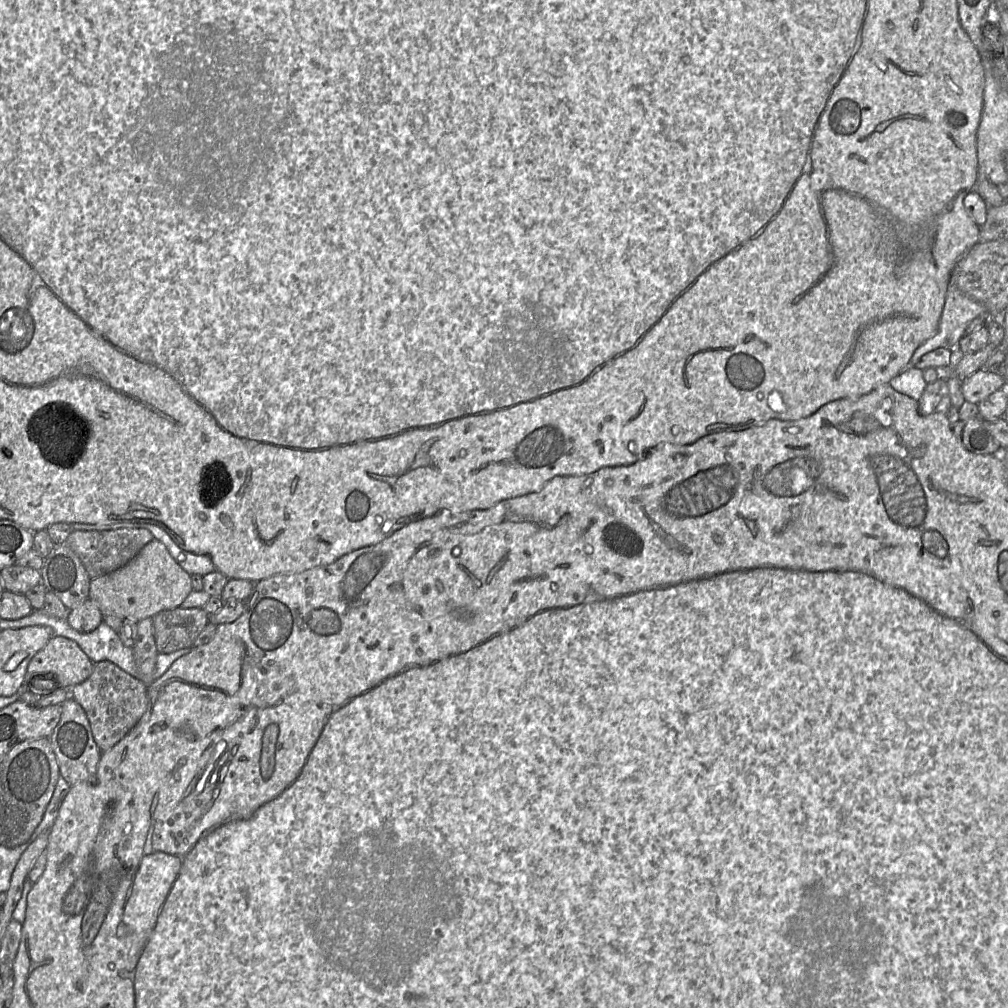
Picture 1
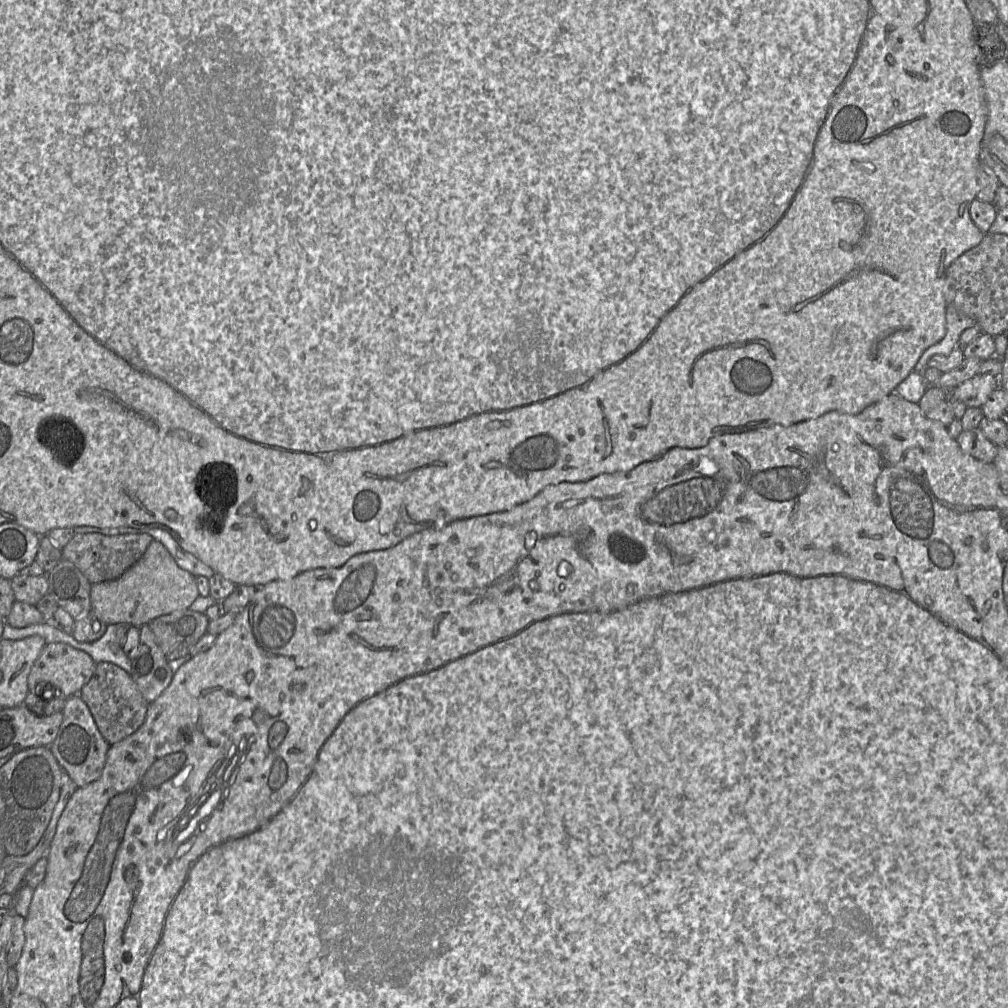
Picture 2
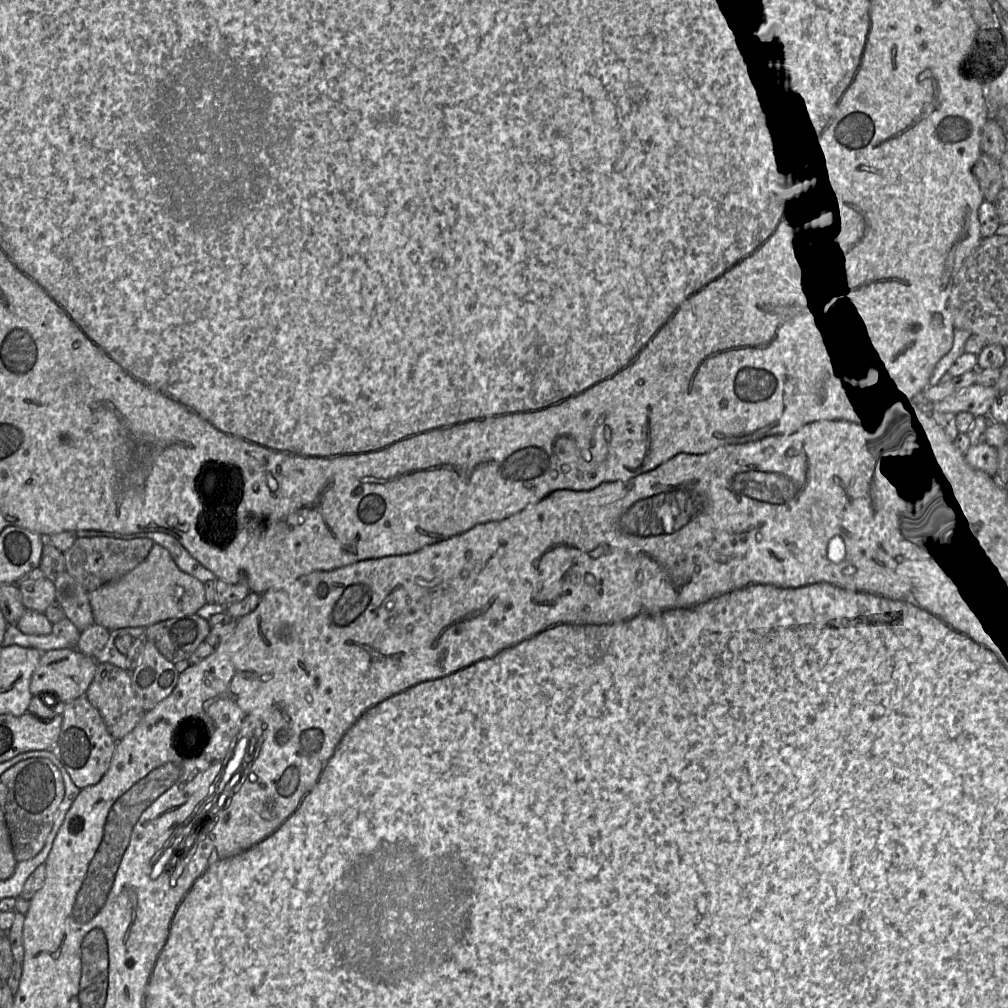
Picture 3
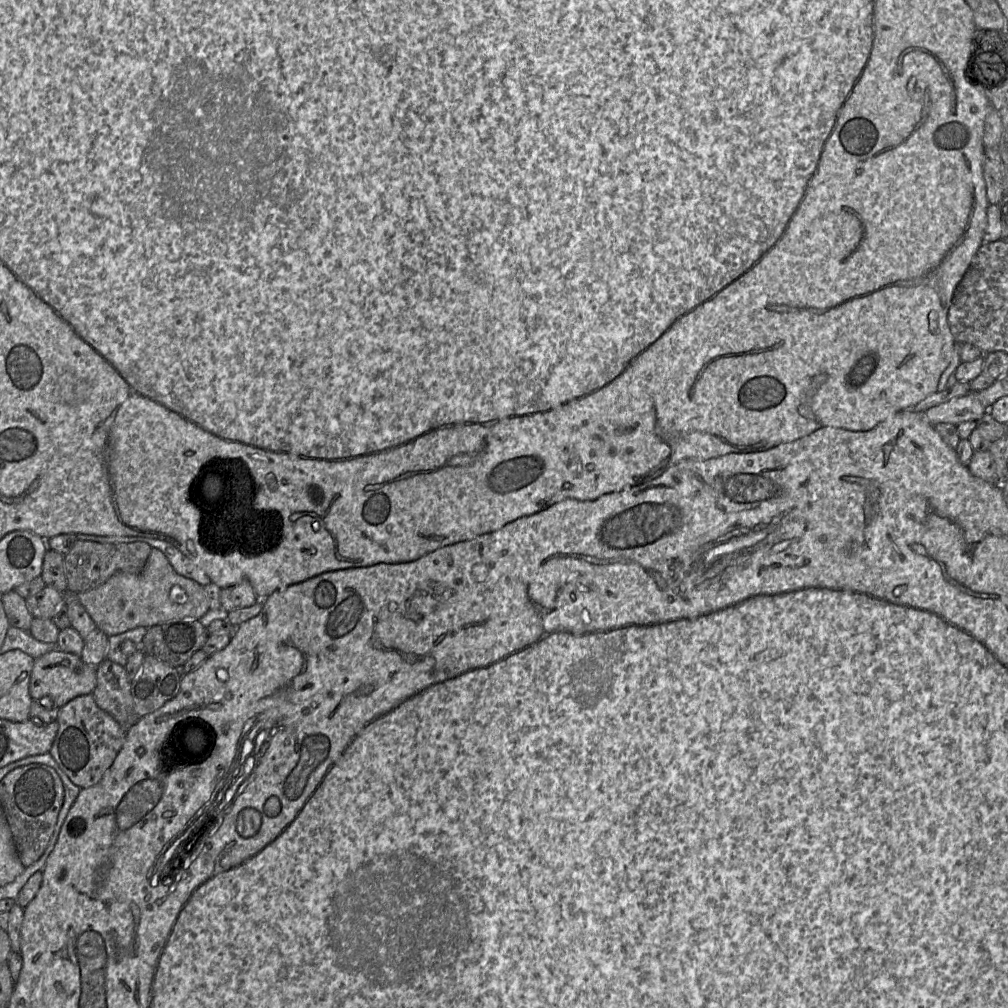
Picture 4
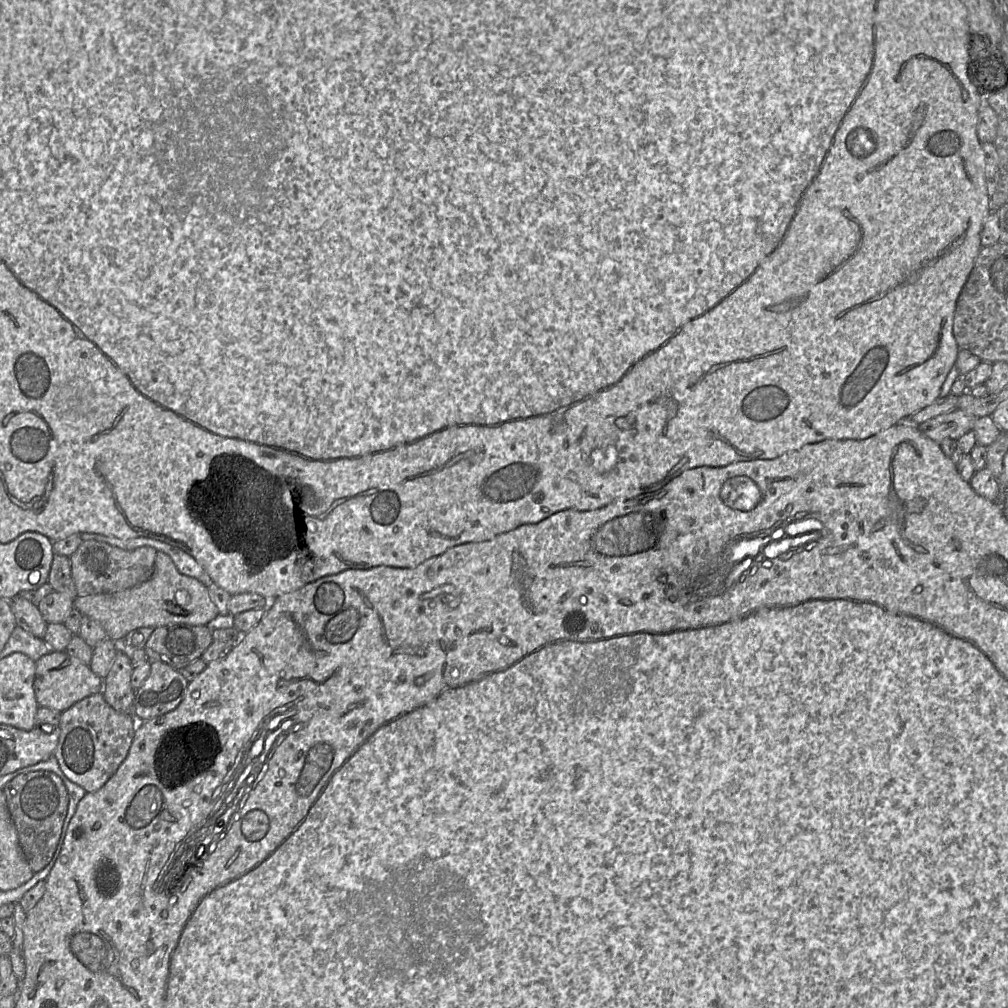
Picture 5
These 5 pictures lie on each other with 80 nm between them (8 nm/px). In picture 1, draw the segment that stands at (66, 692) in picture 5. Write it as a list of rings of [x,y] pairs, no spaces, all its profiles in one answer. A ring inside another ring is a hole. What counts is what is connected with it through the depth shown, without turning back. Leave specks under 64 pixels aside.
[[[53,636],[29,662],[25,674],[23,688],[29,685],[34,676],[48,676],[44,681],[55,679],[59,687],[71,689],[84,682],[93,672],[94,664],[76,642],[62,636]]]

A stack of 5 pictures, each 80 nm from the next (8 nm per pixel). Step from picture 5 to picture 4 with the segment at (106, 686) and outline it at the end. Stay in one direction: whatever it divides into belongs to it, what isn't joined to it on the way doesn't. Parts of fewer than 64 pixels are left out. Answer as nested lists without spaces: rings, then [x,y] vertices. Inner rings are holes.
[[[106,659],[97,666],[96,672],[97,684],[92,692],[95,703],[124,730],[129,729],[141,717],[134,708],[131,680],[125,667]]]

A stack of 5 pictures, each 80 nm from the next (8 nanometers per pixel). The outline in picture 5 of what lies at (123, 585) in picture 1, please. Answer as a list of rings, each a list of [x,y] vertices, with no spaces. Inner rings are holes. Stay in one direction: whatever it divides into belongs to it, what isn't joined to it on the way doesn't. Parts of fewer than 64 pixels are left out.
[[[163,552],[156,553],[154,571],[147,581],[115,593],[77,595],[73,605],[82,615],[98,622],[112,641],[141,627],[157,628],[176,624],[207,626],[219,614],[207,587],[194,577],[181,574],[171,558]]]

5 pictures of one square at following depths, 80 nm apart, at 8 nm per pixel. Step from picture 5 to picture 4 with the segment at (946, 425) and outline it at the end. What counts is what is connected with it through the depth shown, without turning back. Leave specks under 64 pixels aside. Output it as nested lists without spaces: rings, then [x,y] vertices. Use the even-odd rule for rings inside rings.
[[[972,391],[925,411],[927,420],[934,426],[939,423],[951,423],[957,426],[966,421],[978,422],[987,413],[989,410]]]

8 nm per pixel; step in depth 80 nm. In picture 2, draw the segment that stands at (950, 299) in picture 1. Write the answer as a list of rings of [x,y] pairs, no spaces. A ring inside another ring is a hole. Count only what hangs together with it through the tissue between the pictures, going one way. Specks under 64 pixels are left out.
[[[947,305],[946,335],[941,341],[924,351],[915,367],[915,371],[923,375],[925,366],[928,365],[928,361],[933,355],[948,355],[953,351],[953,349],[960,347],[959,341],[962,332],[974,325],[976,325],[974,319],[959,312],[954,306]]]

